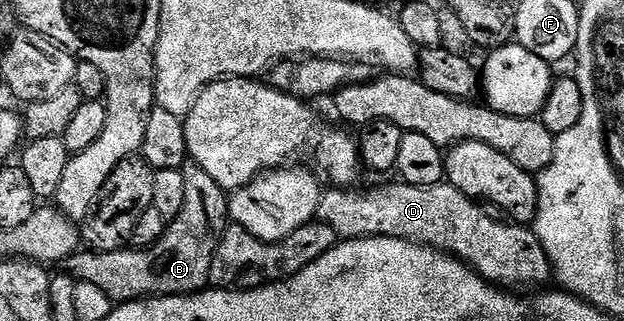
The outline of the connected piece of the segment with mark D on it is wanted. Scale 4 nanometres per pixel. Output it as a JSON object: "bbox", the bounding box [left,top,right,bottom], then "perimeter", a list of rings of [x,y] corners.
{"bbox":[318,180,552,288],"perimeter":[[[402,180],[394,181],[388,186],[375,186],[372,190],[324,189],[319,201],[318,221],[329,224],[335,235],[343,240],[400,238],[432,246],[437,252],[458,258],[484,280],[500,288],[543,288],[550,283],[547,281],[552,281],[551,261],[534,229],[502,217],[494,218],[490,209],[465,196],[465,192],[446,180],[432,186],[410,186]]]}

